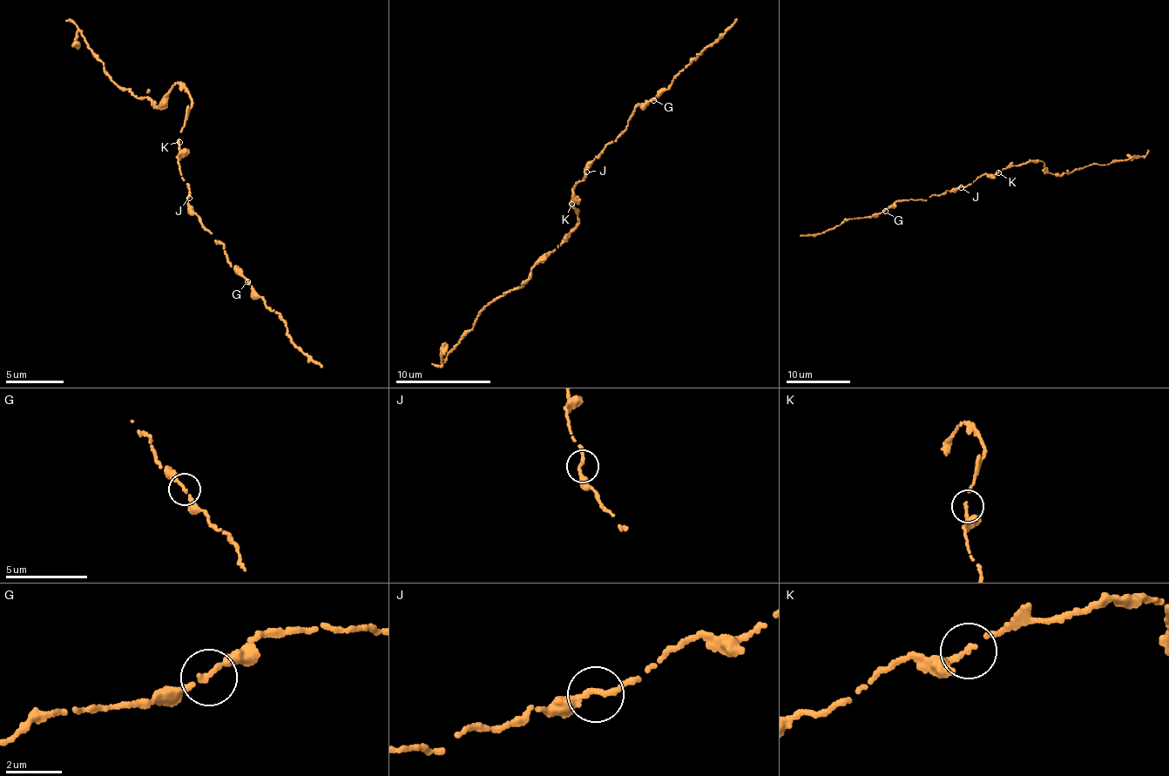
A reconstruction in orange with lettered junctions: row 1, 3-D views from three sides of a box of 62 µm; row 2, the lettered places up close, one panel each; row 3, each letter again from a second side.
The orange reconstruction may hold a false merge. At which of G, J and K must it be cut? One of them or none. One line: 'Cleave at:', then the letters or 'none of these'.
Cleave at: none of these

